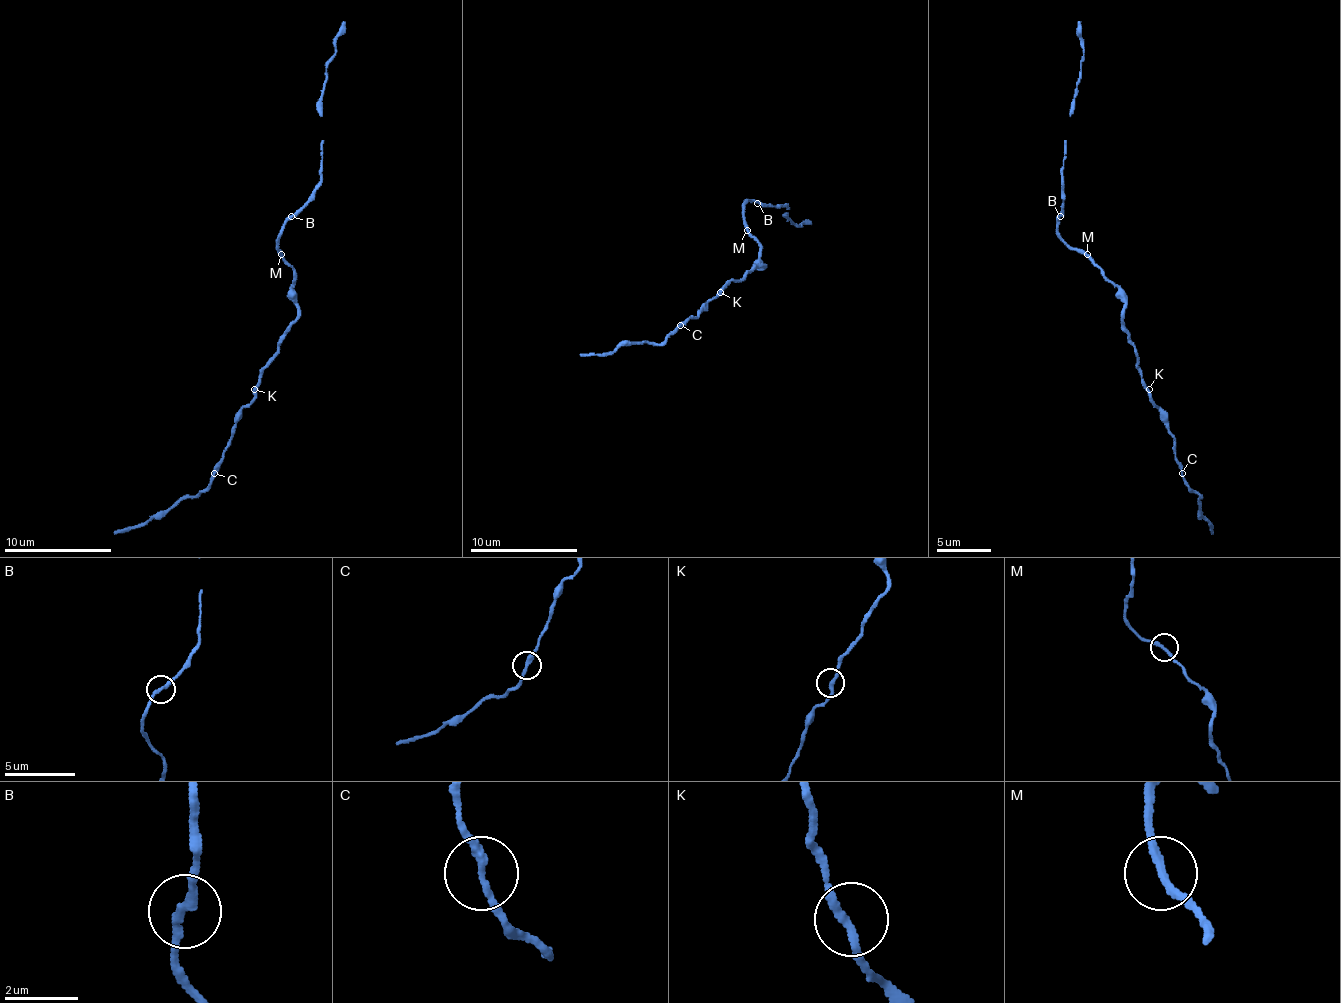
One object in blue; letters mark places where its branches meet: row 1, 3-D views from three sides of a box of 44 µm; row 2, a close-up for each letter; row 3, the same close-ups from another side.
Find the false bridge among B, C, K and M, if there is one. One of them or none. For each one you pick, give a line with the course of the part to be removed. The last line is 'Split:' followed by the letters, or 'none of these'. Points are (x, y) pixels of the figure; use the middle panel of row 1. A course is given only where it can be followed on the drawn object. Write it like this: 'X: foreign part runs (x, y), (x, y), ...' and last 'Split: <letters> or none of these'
C: foreign part runs (679, 324), (660, 343), (623, 343), (609, 354), (580, 356)
Split: C

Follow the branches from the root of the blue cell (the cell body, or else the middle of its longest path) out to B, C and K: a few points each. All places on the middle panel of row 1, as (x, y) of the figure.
B: (763, 267), (757, 262), (760, 243), (744, 222), (744, 205), (749, 200), (757, 203)
C: (763, 267), (749, 270), (739, 281), (731, 281), (696, 316), (679, 324)
K: (763, 267), (749, 270), (744, 278), (731, 281), (720, 292)

